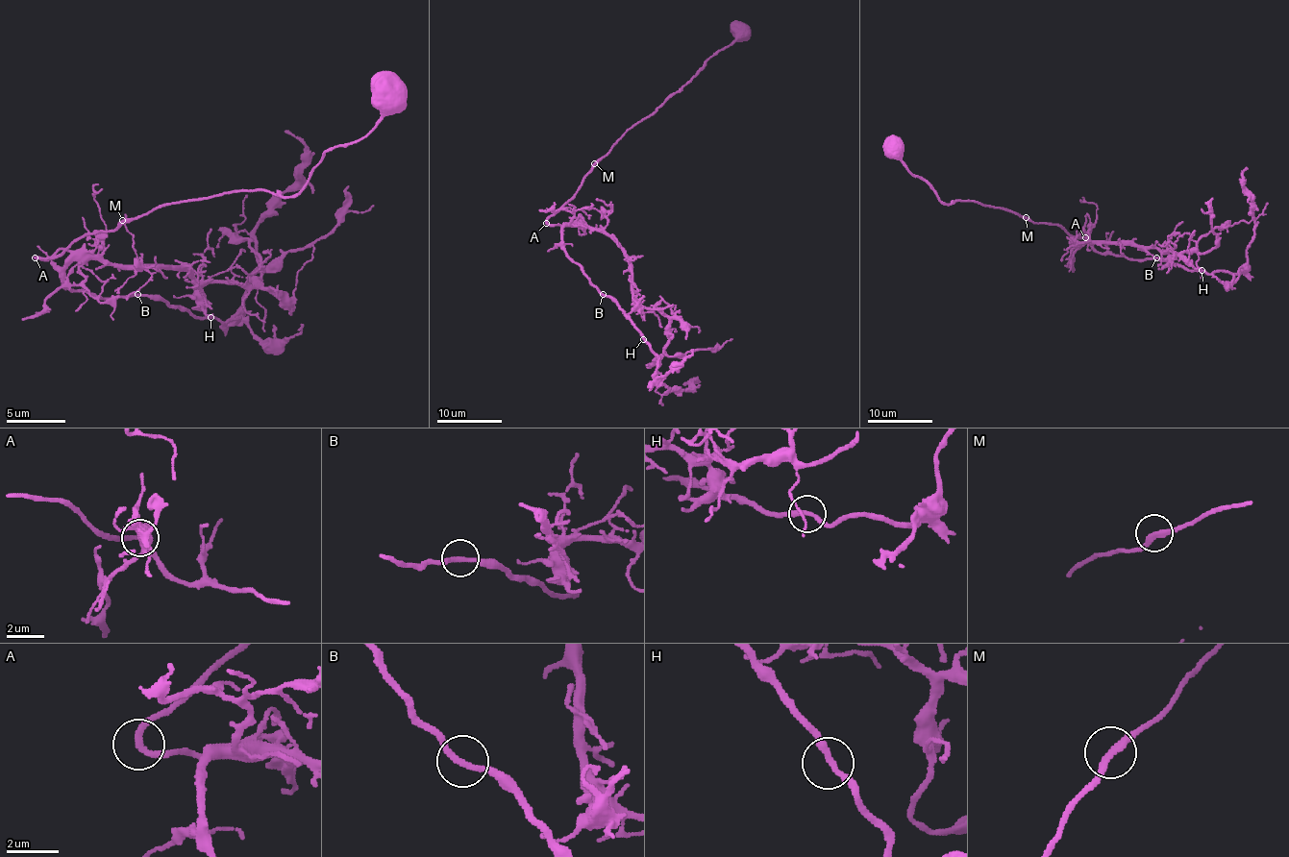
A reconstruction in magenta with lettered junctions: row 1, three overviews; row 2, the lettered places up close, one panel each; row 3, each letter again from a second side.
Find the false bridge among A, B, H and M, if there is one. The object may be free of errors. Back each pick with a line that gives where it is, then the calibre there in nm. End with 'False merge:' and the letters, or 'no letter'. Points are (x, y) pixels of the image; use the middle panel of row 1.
False merge: no letter

